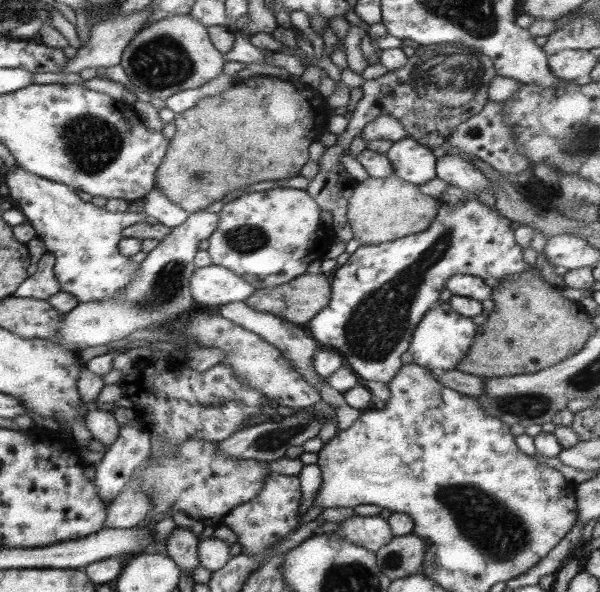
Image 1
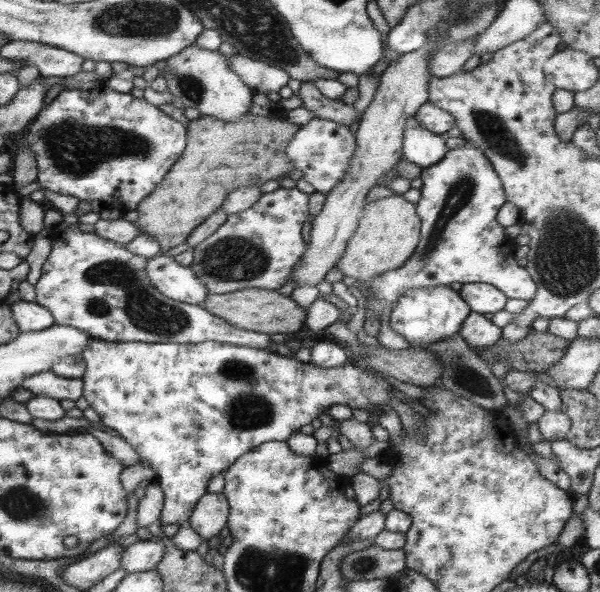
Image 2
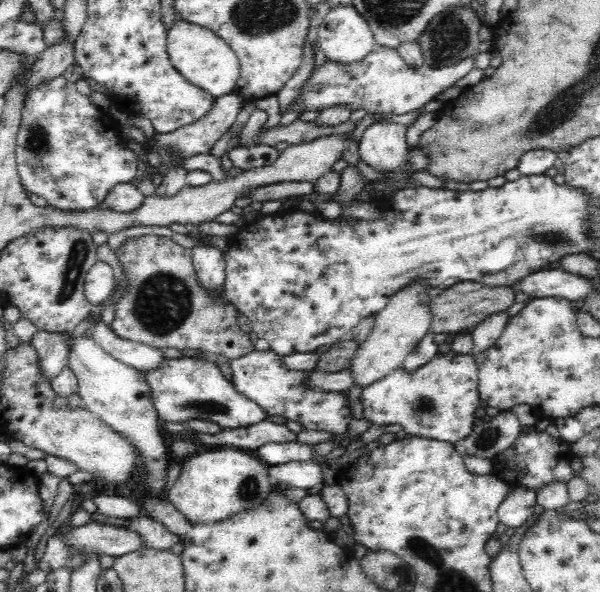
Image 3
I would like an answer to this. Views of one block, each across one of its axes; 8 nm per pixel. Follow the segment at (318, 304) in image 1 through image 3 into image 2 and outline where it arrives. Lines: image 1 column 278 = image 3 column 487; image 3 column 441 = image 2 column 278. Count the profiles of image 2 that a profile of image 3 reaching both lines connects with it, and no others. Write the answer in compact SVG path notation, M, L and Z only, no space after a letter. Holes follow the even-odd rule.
M245 288L227 294L207 293L203 307L209 314L225 320L227 324L268 335L289 334L289 332L299 335L304 331L303 322L307 316L306 310L297 305L290 297L279 294L276 290L271 291L263 288Z

